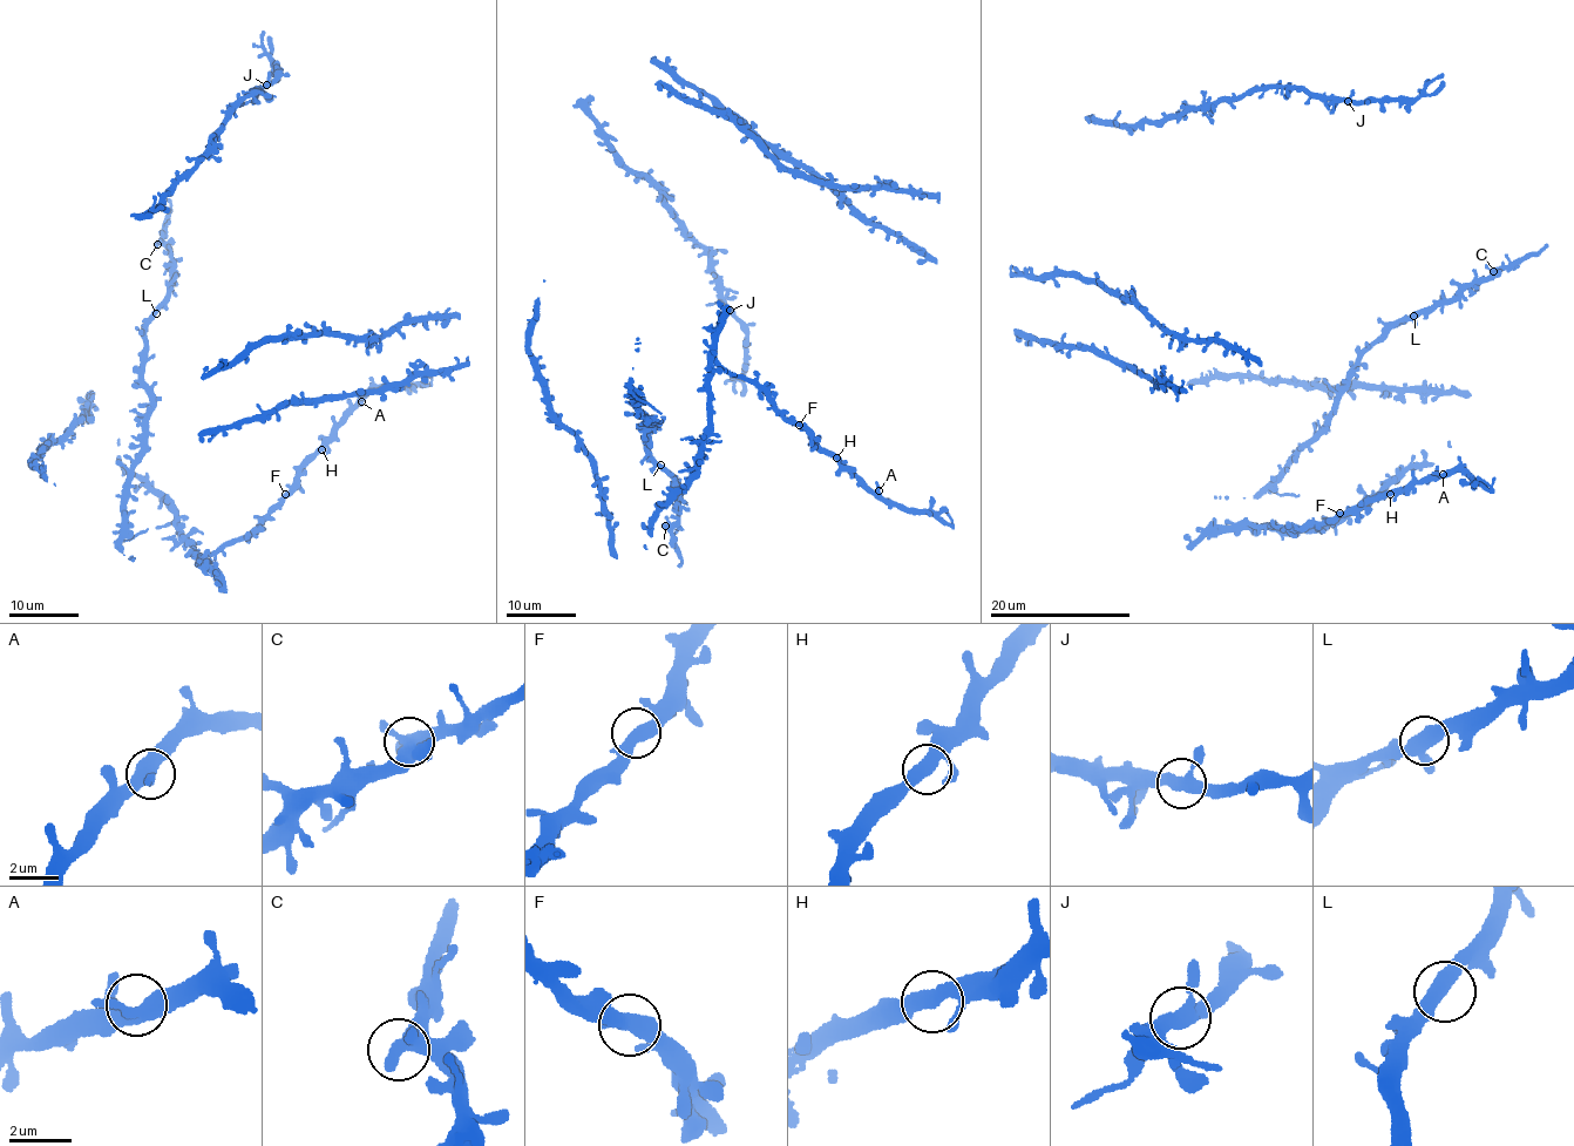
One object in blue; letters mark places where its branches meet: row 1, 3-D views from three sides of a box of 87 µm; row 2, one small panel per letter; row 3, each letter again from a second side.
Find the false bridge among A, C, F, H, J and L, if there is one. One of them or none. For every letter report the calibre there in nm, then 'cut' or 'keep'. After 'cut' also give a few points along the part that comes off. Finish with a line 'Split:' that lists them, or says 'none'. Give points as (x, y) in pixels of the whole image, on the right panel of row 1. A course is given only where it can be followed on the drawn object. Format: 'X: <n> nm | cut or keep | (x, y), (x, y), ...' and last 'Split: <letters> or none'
A: 420 nm | keep
C: 400 nm | keep
F: 460 nm | keep
H: 440 nm | keep
J: 380 nm | keep
L: 400 nm | keep
Split: none

